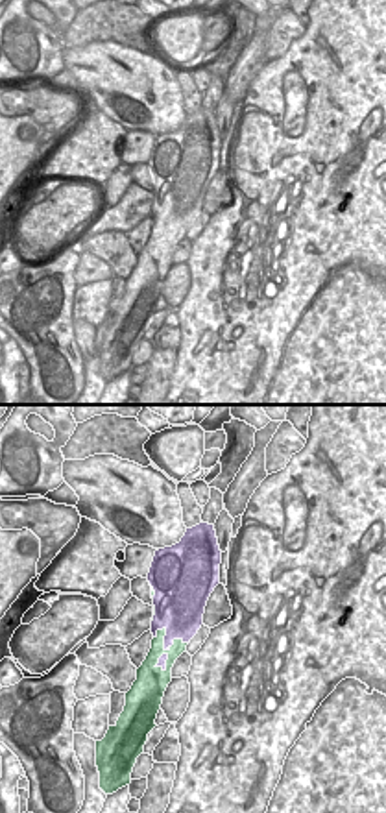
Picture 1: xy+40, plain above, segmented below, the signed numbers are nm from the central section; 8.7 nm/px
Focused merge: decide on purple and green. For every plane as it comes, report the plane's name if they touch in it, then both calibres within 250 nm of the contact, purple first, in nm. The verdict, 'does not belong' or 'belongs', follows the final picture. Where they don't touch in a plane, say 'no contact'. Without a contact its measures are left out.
contact in xy+40; calibres 260 and 160 nm

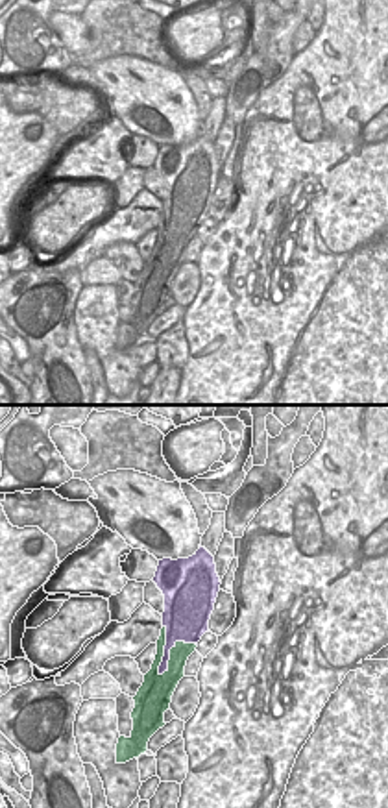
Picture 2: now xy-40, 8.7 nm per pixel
contact in xy-40; calibres 260 and 160 nm

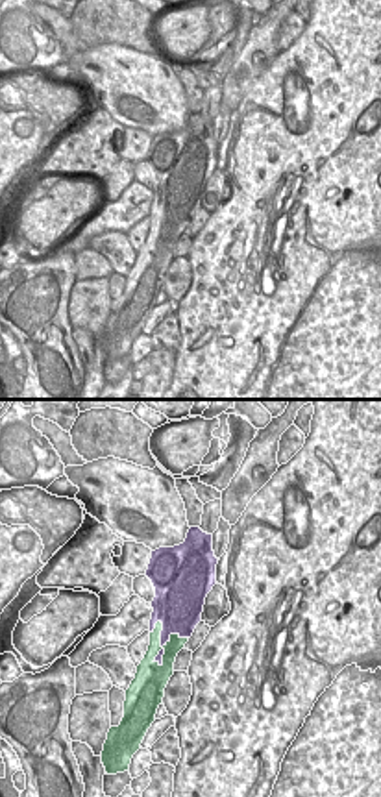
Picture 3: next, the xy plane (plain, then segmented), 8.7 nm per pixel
contact in xy; calibres 340 and 140 nm

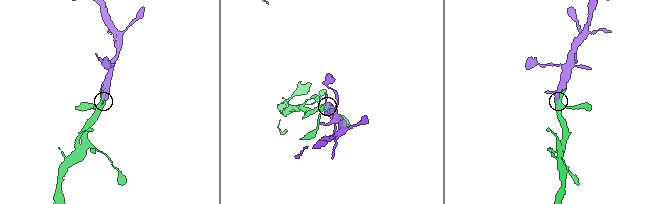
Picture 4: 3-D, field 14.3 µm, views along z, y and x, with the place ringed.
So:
belongs

